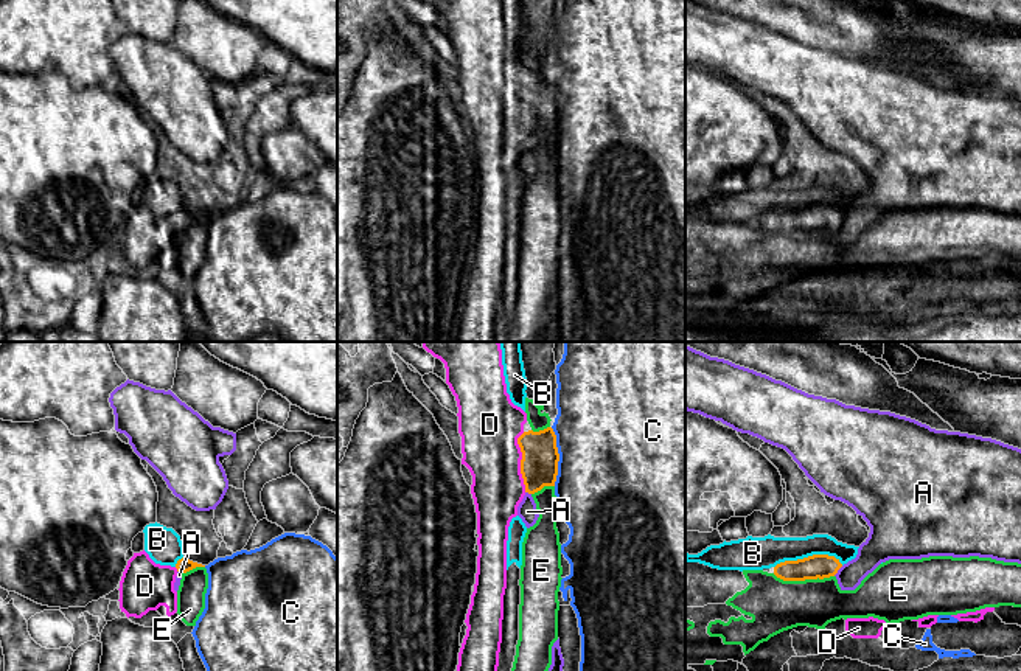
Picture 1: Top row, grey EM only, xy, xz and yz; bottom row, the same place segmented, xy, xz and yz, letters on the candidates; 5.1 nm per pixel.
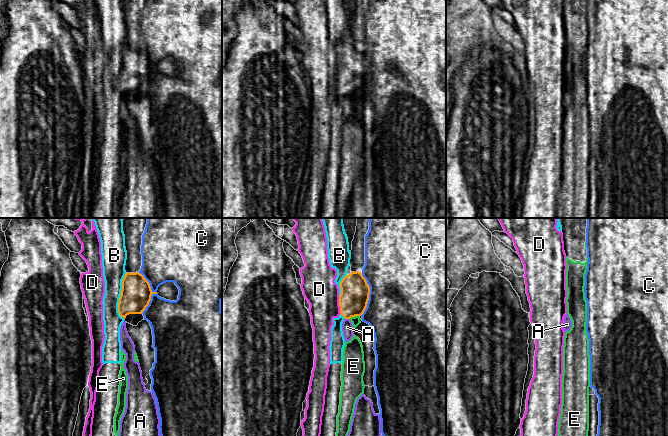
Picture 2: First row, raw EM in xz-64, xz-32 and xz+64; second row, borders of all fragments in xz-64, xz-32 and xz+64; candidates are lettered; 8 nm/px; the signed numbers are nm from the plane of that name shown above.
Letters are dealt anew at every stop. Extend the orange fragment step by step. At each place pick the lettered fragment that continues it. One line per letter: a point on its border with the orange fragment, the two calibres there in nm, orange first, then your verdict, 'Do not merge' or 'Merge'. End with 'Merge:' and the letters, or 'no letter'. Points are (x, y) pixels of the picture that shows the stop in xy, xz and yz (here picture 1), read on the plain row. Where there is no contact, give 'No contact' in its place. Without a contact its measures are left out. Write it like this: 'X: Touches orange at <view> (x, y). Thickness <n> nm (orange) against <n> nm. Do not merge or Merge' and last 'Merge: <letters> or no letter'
A: Touches orange at yz (838, 221). Thickness 130 nm (orange) against 160 nm. Do not merge
B: Touches orange at yz (808, 208). Thickness 130 nm (orange) against 160 nm. Do not merge
C: Touches orange at xz (558, 109). Thickness 190 nm (orange) against 500 nm. Do not merge
D: Touches orange at xz (521, 114). Thickness 190 nm (orange) against 320 nm. Merge
E: Touches orange at yz (804, 232). Thickness 130 nm (orange) against 280 nm. Do not merge
Merge: D

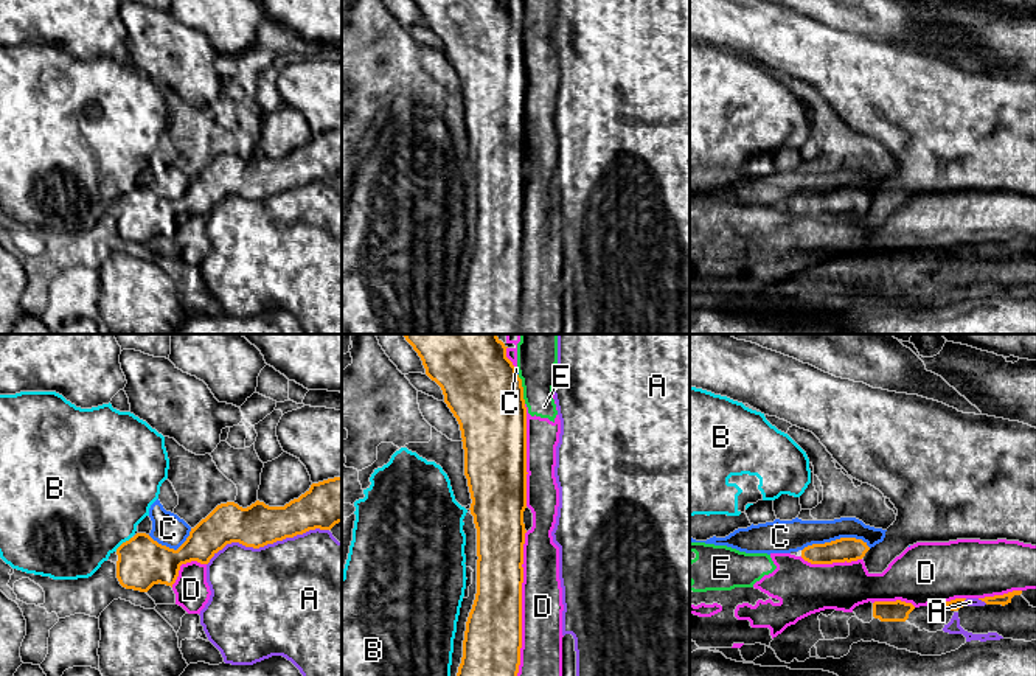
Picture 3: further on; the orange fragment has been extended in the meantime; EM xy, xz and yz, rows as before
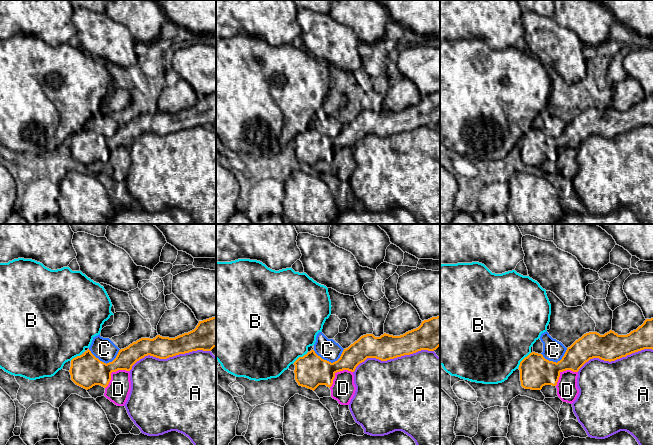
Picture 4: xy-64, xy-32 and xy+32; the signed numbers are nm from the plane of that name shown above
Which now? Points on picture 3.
A: Touches orange at xy (266, 196). Thickness 220 nm (orange) against 500 nm. Do not merge
B: Touches orange at xy (123, 195). Thickness 260 nm (orange) against 500 nm. Do not merge
C: Touches orange at yz (836, 191). Thickness 130 nm (orange) against 160 nm. Do not merge
D: Touches orange at xz (521, 258). Thickness 300 nm (orange) against 220 nm. Do not merge
E: Touches orange at xz (522, 41). Thickness 400 nm (orange) against 200 nm. Do not merge
Merge: no letter

